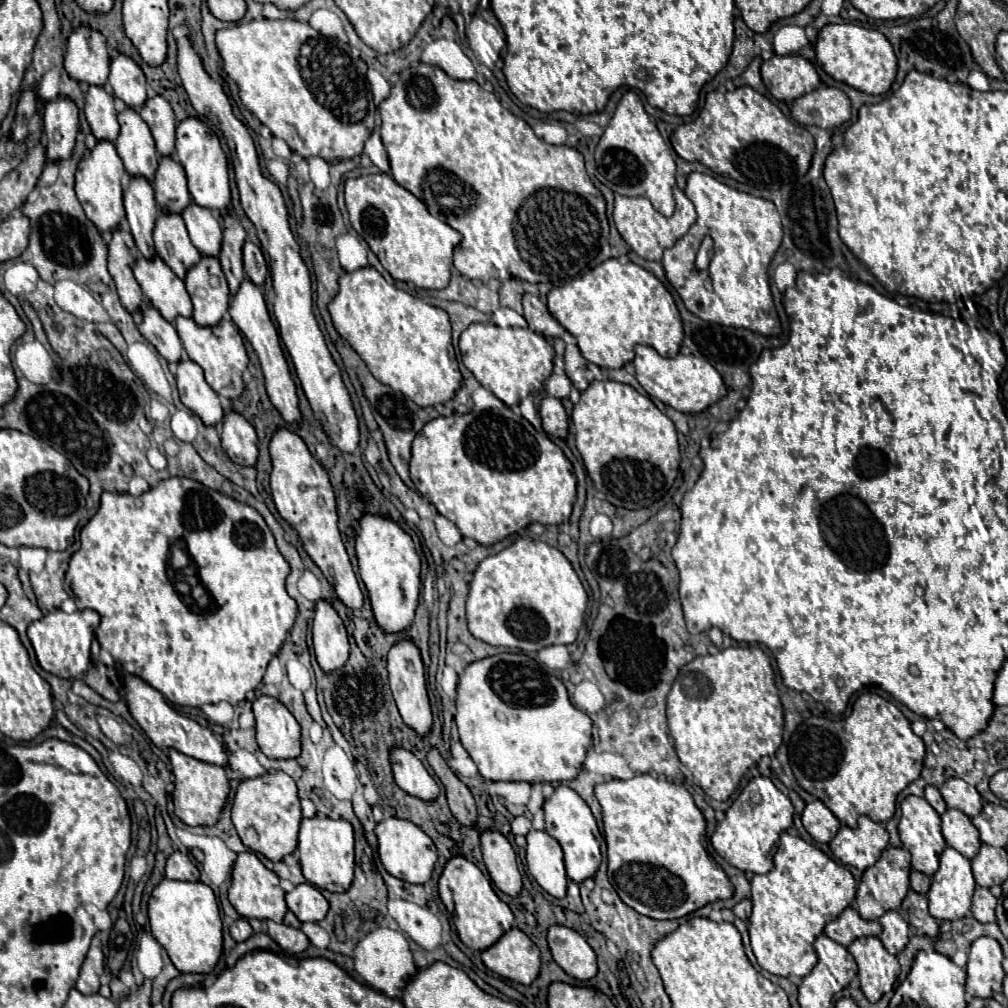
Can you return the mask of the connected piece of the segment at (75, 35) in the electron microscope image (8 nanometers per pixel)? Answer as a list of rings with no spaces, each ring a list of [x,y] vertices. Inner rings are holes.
[[[79,26],[71,32],[65,50],[65,70],[85,84],[105,84],[109,76],[107,40],[99,30]]]

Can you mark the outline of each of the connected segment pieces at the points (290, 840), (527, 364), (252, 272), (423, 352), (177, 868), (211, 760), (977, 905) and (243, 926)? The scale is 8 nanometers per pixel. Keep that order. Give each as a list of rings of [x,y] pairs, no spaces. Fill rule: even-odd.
[[[271,770],[259,778],[243,780],[237,788],[231,812],[239,838],[249,850],[263,854],[271,862],[281,862],[287,854],[293,854],[297,850],[301,804],[295,780],[285,772]]]
[[[471,324],[461,334],[459,350],[461,350],[463,364],[473,372],[473,376],[481,382],[481,386],[489,388],[507,406],[517,406],[521,398],[525,398],[535,390],[541,390],[545,378],[553,372],[553,356],[555,356],[553,346],[541,334],[529,328],[499,328],[495,324]]]
[[[245,242],[245,246],[243,246],[243,266],[245,266],[245,272],[247,272],[251,282],[255,282],[255,284],[265,282],[267,262],[265,262],[263,252],[261,252],[261,248],[257,244]]]
[[[365,266],[355,272],[345,272],[339,278],[339,294],[329,304],[329,314],[333,318],[335,330],[345,338],[353,350],[367,364],[369,372],[385,386],[403,392],[419,406],[435,406],[449,402],[461,388],[463,376],[459,372],[459,362],[451,344],[451,322],[445,310],[425,304],[423,300],[407,294],[405,290],[389,284],[375,268]]]
[[[173,852],[167,858],[167,878],[169,880],[189,880],[189,882],[197,882],[199,880],[199,870],[189,860],[187,854]]]
[[[125,676],[125,686],[123,686],[123,698],[127,700],[127,706],[133,714],[133,718],[137,720],[137,724],[145,730],[145,734],[149,736],[149,740],[165,750],[165,748],[175,748],[191,758],[197,758],[201,762],[207,762],[207,764],[217,764],[217,766],[223,766],[227,768],[227,748],[221,744],[221,740],[205,726],[197,724],[195,720],[187,718],[187,716],[181,716],[177,714],[167,702],[165,698],[155,690],[151,688],[147,682],[143,682],[141,678],[137,676]]]
[[[977,886],[975,888],[975,894],[973,894],[973,906],[971,906],[971,912],[975,916],[975,920],[979,922],[995,922],[995,904],[997,904],[997,898],[987,890],[987,888],[981,888]]]
[[[239,918],[239,920],[231,926],[231,936],[233,936],[235,942],[243,942],[243,940],[247,940],[251,934],[253,934],[251,924],[249,924],[245,918]]]

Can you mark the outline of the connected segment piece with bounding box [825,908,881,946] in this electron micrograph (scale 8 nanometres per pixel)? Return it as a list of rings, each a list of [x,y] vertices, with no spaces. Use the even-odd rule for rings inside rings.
[[[847,908],[837,920],[833,920],[825,926],[825,934],[843,946],[849,946],[857,938],[879,936],[881,924],[877,920],[873,920],[873,922],[863,920],[855,908]]]

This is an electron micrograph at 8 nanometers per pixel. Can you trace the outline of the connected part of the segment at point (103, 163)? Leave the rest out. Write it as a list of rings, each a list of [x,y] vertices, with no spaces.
[[[97,140],[95,148],[87,152],[77,164],[77,184],[75,192],[77,198],[87,214],[87,218],[99,228],[99,232],[109,232],[117,228],[123,218],[125,218],[125,208],[123,208],[123,186],[121,178],[125,176],[123,160],[119,160],[117,148],[111,140]]]

